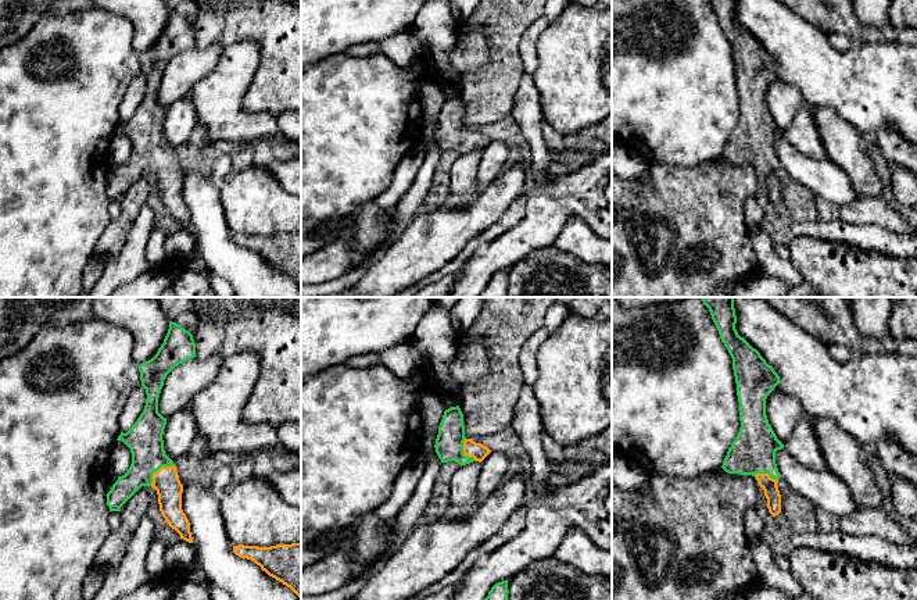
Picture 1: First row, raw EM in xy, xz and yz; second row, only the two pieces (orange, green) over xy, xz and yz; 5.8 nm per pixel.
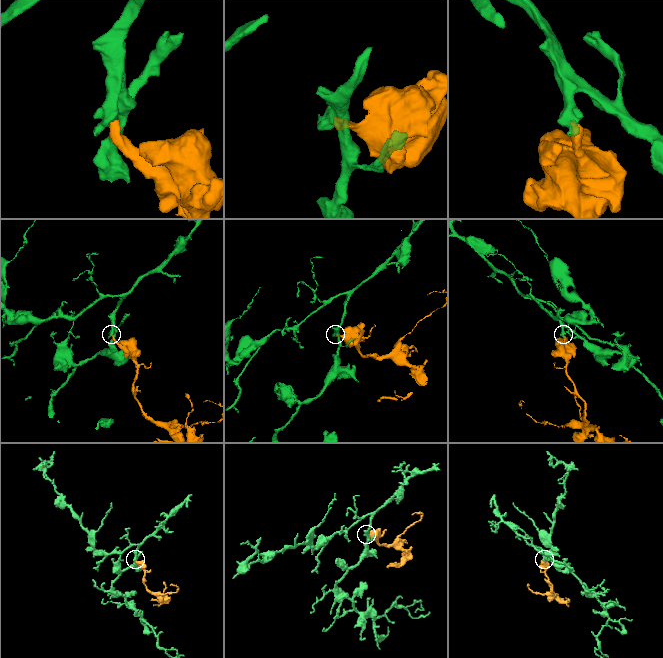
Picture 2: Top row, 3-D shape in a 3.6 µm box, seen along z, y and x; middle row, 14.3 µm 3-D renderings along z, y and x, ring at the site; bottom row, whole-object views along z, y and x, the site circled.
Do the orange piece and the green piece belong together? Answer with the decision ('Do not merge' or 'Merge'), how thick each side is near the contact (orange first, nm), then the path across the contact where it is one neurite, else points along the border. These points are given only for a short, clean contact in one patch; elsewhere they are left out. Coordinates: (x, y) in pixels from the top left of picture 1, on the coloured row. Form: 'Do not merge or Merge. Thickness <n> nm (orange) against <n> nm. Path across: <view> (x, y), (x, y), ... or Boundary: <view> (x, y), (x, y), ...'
Merge. Thickness 160 nm (orange) against 200 nm. Path across: xy (165, 481), (158, 470), (149, 460), (144, 439)

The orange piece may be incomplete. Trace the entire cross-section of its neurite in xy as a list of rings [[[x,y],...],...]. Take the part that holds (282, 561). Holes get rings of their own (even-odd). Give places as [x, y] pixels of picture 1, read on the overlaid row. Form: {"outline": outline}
{"outline": [[[301,543],[271,547],[239,544],[233,546],[233,551],[241,558],[254,561],[301,599]]]}

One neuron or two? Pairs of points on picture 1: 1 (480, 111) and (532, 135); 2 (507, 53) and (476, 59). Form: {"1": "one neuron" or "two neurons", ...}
{"1": "two neurons", "2": "two neurons"}

